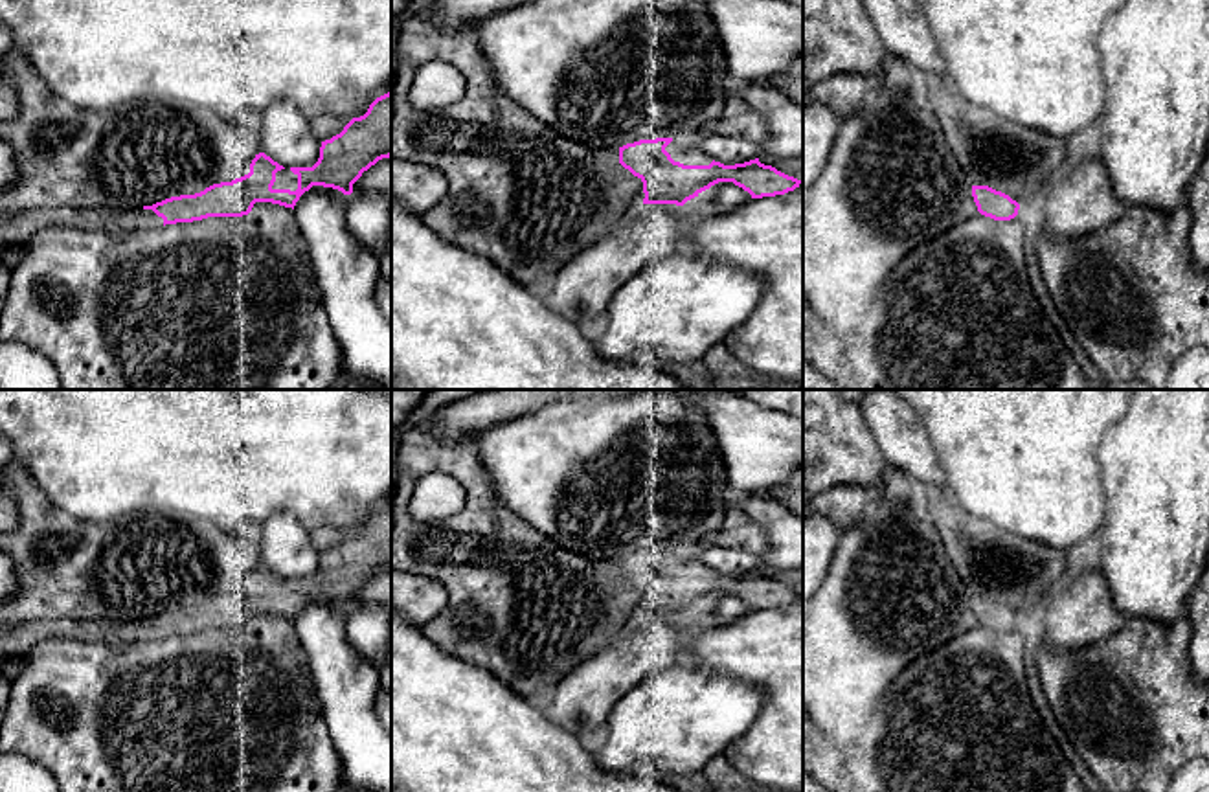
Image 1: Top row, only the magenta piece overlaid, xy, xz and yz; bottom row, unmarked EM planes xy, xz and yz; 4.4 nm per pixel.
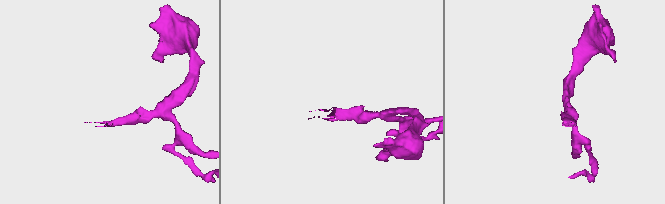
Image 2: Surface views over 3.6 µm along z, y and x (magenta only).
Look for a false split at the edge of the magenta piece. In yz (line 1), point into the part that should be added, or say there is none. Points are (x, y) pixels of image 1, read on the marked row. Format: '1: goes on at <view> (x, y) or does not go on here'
1: does not go on here

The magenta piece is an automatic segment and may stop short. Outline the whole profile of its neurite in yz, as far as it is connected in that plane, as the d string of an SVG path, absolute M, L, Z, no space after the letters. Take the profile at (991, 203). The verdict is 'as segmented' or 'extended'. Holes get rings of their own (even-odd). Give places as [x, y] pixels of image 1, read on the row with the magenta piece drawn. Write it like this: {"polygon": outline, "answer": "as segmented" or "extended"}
{"polygon": "M972 186L972 197L977 211L994 221L1011 221L1018 215L1020 204L989 186Z", "answer": "as segmented"}

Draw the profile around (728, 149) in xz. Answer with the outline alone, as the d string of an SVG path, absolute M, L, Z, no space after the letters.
M706 134L698 149L724 165L744 164L761 154L761 145L735 134Z

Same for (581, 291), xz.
M645 204L603 241L571 257L540 290L542 301L560 316L590 327L603 320L614 294L656 257L685 248L696 209Z

